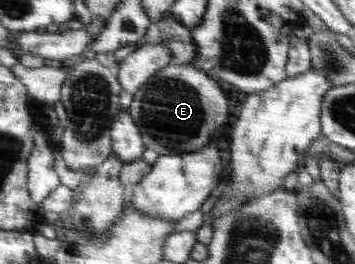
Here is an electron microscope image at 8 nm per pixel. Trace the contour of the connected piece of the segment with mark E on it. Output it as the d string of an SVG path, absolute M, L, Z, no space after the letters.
M191 63L161 68L133 96L130 115L140 130L144 146L159 155L200 150L229 116L229 98L218 81Z

